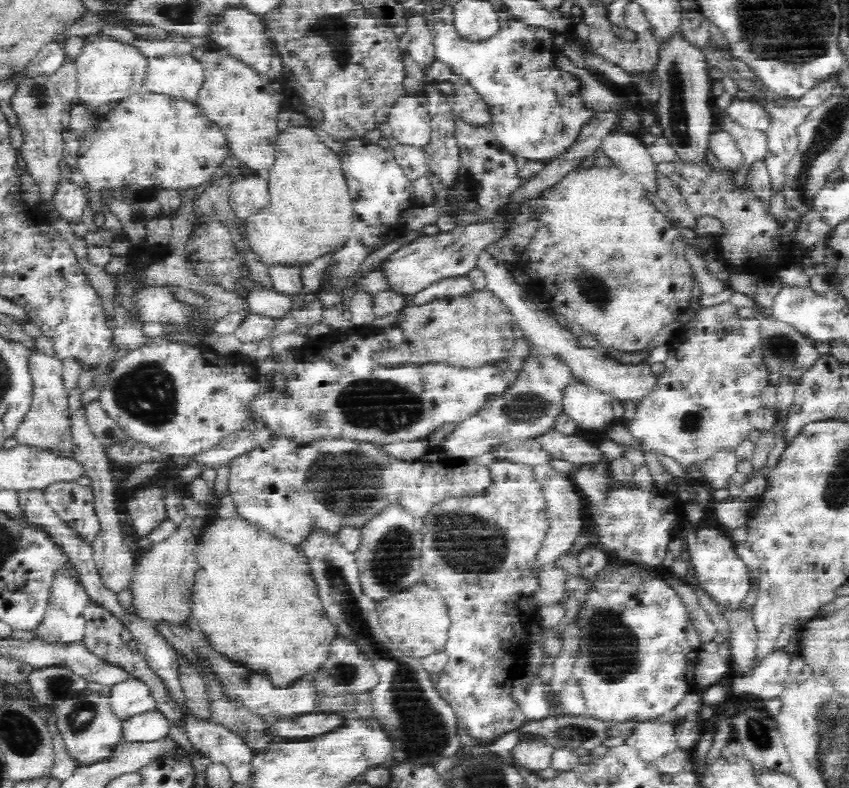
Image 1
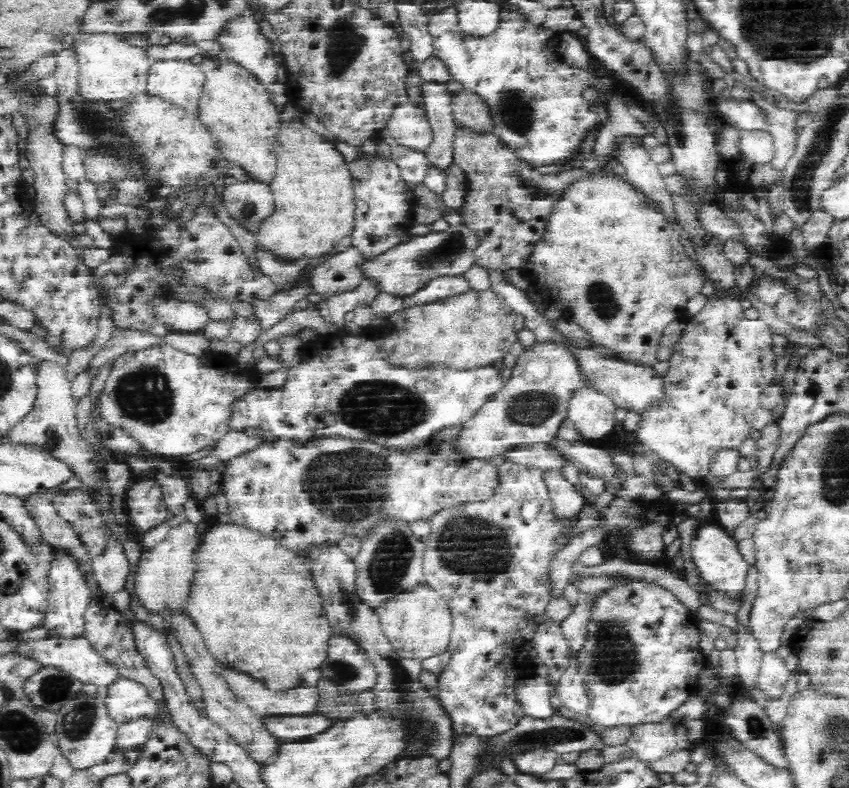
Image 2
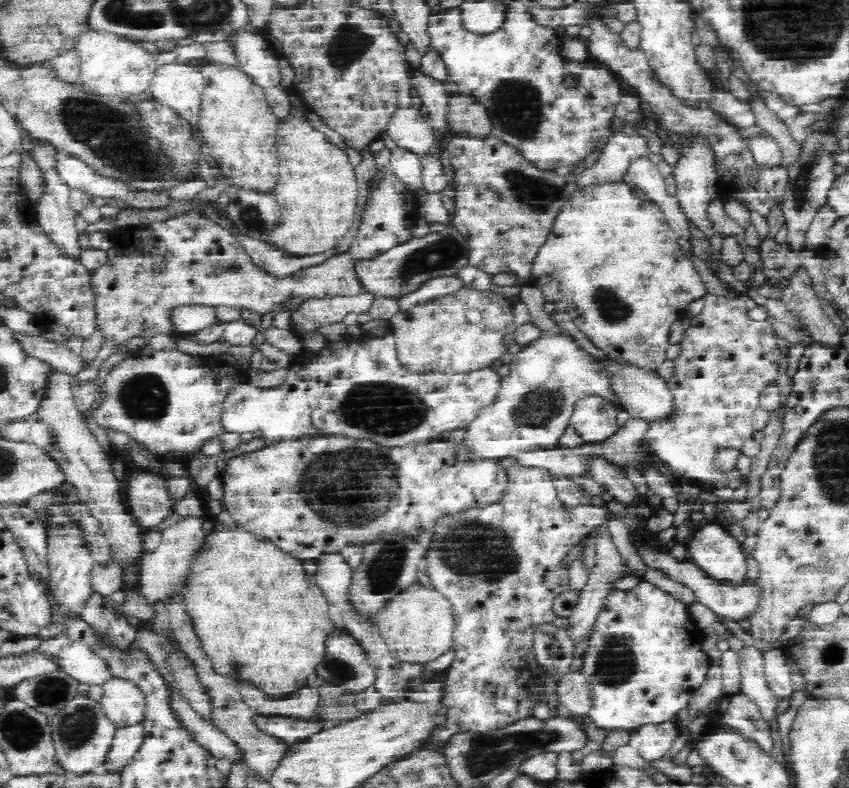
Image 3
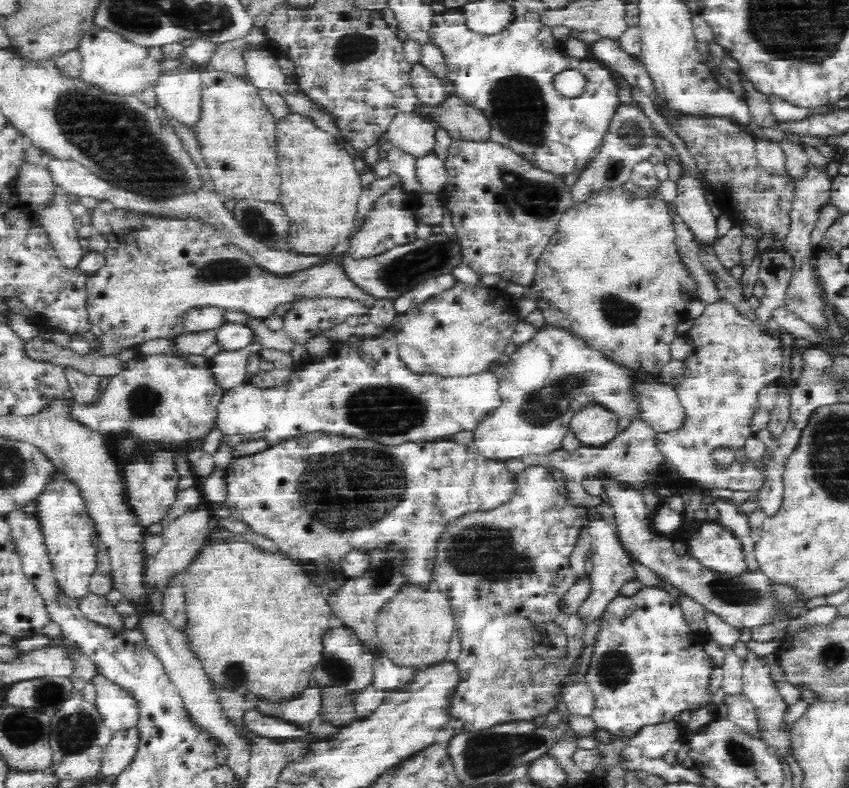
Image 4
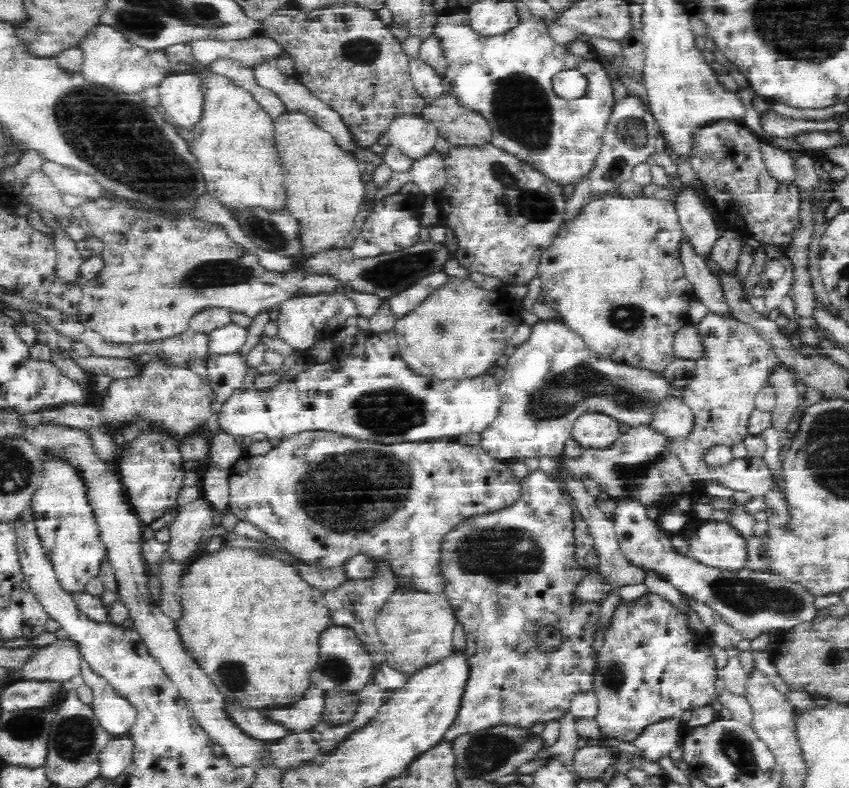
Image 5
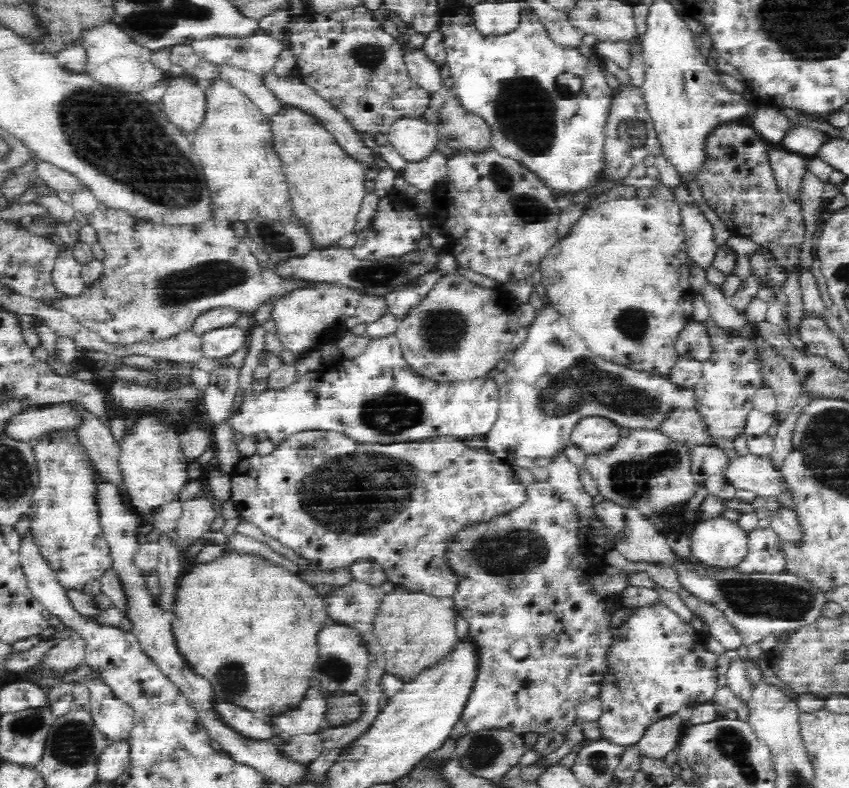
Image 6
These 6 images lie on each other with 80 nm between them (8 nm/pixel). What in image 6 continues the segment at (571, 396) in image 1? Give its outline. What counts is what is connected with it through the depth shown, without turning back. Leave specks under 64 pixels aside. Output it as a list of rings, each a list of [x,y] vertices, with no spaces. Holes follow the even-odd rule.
[[[585,416],[571,432],[572,444],[584,453],[600,453],[614,448],[620,438],[620,427],[603,416]]]

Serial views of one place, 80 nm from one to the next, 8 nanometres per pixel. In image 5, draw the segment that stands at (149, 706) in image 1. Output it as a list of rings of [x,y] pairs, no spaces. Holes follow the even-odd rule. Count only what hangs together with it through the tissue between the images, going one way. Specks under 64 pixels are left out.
[[[82,658],[79,662],[81,666],[81,675],[86,685],[92,688],[93,700],[90,702],[94,715],[100,721],[100,725],[108,731],[112,736],[129,734],[133,724],[136,720],[136,709],[130,703],[130,700],[126,699],[122,693],[119,693],[108,684],[108,681],[104,677],[98,676],[89,666],[88,663]]]

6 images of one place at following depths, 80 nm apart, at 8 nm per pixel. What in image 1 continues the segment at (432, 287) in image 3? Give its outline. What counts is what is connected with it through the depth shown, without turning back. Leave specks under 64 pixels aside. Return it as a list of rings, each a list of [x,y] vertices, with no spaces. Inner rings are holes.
[[[467,276],[444,278],[438,283],[430,284],[414,296],[405,296],[405,306],[424,304],[436,297],[469,297],[476,291],[474,283]]]

